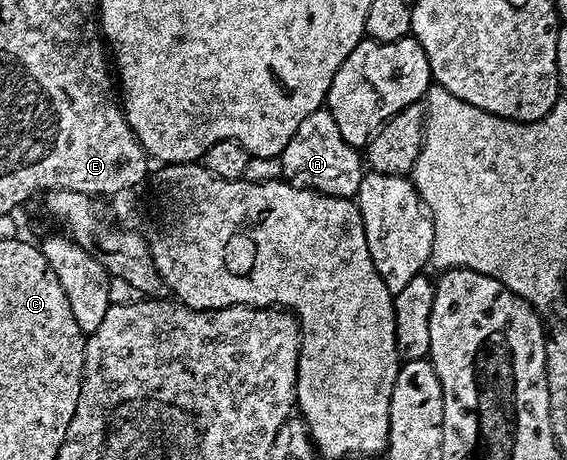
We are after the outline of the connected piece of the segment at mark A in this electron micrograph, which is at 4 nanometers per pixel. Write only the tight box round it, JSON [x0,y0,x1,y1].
[281,107,364,198]

